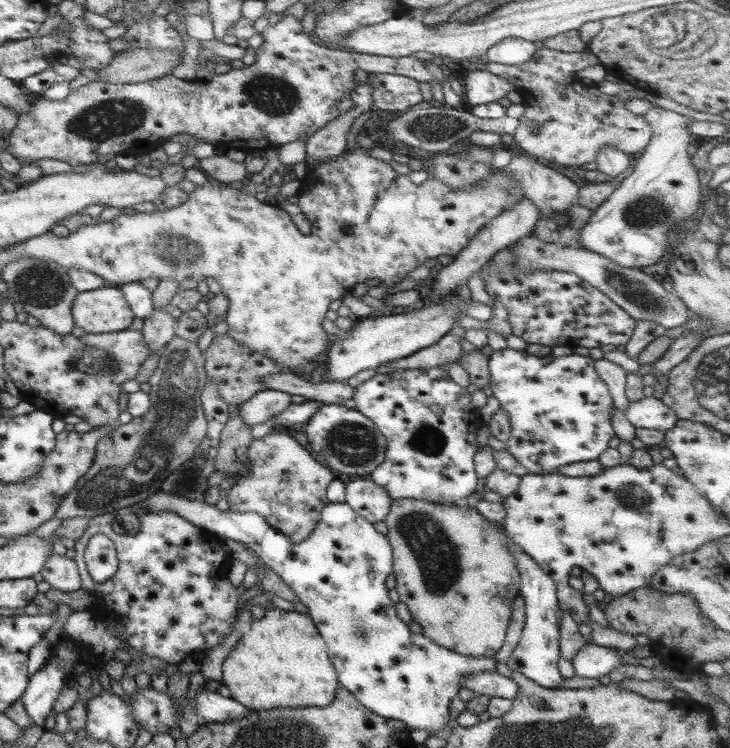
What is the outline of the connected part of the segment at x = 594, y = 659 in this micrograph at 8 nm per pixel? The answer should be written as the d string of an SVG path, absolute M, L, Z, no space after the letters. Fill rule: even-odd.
M584 645L570 660L575 676L594 678L605 676L613 668L621 666L622 662L616 652L610 647L598 645Z

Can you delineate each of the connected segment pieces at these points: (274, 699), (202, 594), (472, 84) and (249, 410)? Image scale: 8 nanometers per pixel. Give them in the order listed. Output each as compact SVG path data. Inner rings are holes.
M271 608L263 618L252 620L243 628L243 635L221 667L219 684L229 689L233 700L249 710L323 707L333 702L339 686L336 670L325 654L325 642L309 616Z
M112 510L111 512L101 513L99 516L92 516L89 518L89 525L85 527L85 533L81 535L76 541L74 541L73 550L75 551L75 556L73 558L73 562L77 567L78 575L80 576L80 589L85 590L87 593L92 594L93 597L96 597L96 607L95 611L93 611L93 618L101 621L104 624L106 621L108 624L107 633L110 636L113 636L115 639L121 638L127 645L142 653L143 655L147 655L151 658L157 658L159 660L163 660L165 664L178 664L179 662L183 662L187 656L194 657L196 654L202 652L202 654L207 654L211 648L214 648L219 644L219 642L226 636L231 628L233 628L233 624L236 620L236 611L237 608L237 599L239 595L237 594L237 590L233 587L230 582L226 579L226 565L229 562L229 556L225 552L225 549L222 547L223 542L222 539L216 537L214 534L207 533L201 528L197 528L193 526L193 524L189 524L184 518L181 516L177 516L175 512L169 512L169 510L161 510L161 512L147 512L147 514L137 513L136 516L139 519L140 527L139 531L133 535L125 535L125 534L117 534L111 529L111 524L115 522L115 515L118 513L116 510ZM95 534L103 534L111 540L113 543L113 547L115 547L115 553L117 553L117 571L109 580L106 582L97 583L94 582L87 573L87 568L85 566L85 562L83 560L84 550L87 546L87 541L91 538L91 536Z
M481 69L469 71L463 80L463 86L466 103L471 108L496 102L514 90L505 78L499 78Z
M259 390L249 400L238 405L239 416L248 427L261 424L287 408L291 403L290 397L290 394L278 390Z

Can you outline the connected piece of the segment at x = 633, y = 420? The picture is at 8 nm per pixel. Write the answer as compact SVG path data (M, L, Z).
M643 396L637 402L629 402L623 414L635 428L649 428L649 430L659 430L663 433L673 428L678 419L671 408L653 396Z

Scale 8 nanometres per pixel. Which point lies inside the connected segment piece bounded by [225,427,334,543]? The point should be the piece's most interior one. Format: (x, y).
(285, 485)

